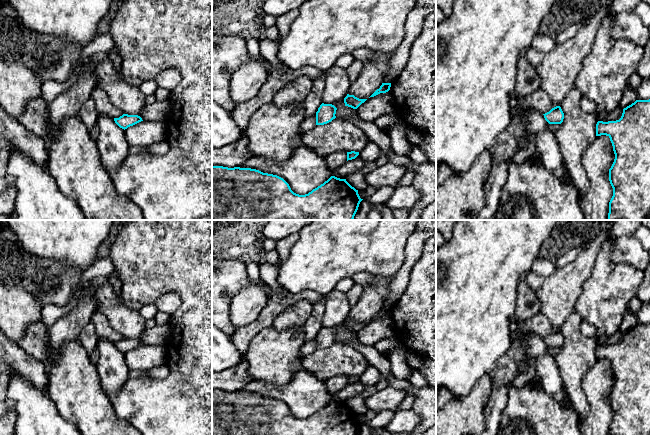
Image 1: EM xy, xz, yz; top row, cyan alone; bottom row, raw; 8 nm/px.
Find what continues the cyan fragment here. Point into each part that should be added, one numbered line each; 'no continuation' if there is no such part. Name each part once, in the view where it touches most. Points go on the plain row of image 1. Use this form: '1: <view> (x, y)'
no continuation

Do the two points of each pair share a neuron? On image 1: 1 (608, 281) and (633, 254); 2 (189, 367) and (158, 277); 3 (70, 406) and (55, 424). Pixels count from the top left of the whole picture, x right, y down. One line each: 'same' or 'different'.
1: different
2: same
3: different

